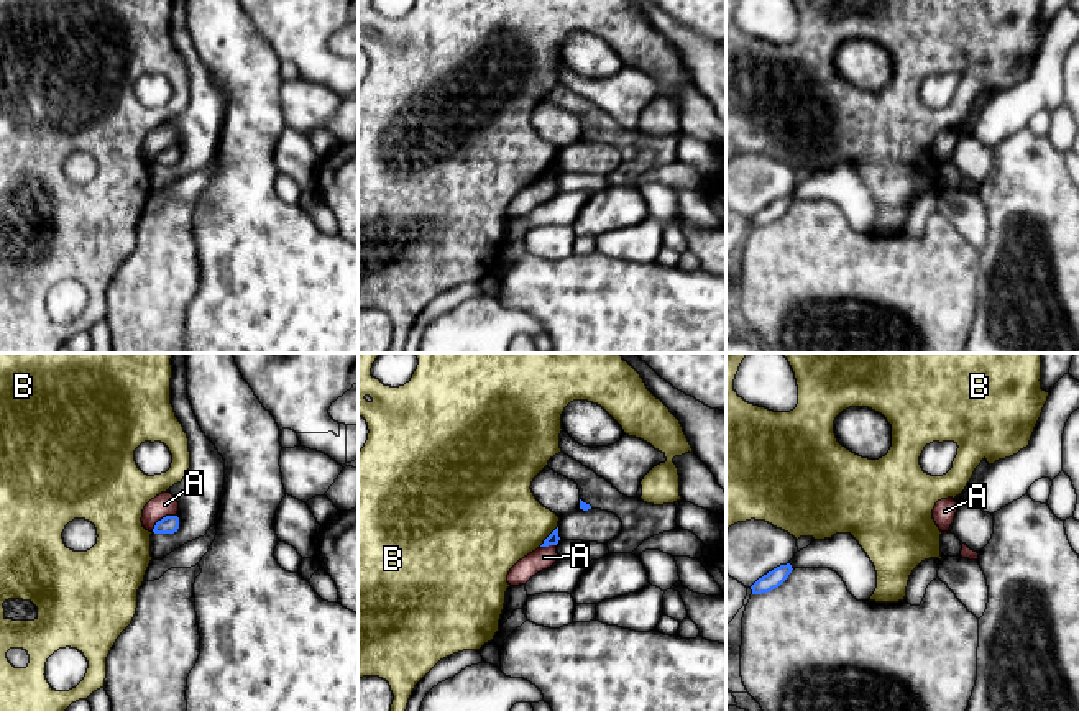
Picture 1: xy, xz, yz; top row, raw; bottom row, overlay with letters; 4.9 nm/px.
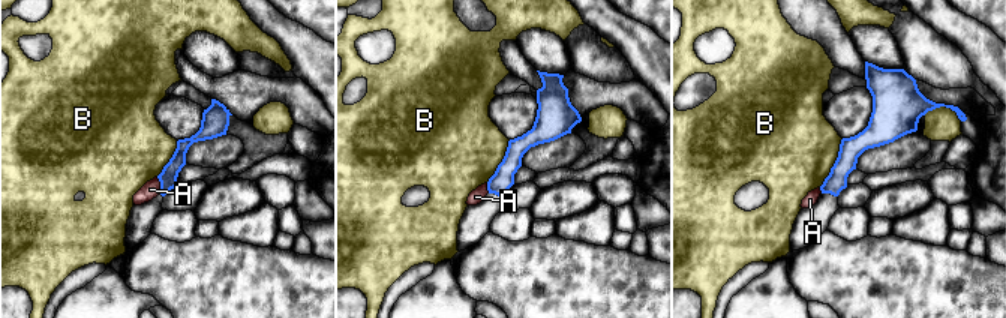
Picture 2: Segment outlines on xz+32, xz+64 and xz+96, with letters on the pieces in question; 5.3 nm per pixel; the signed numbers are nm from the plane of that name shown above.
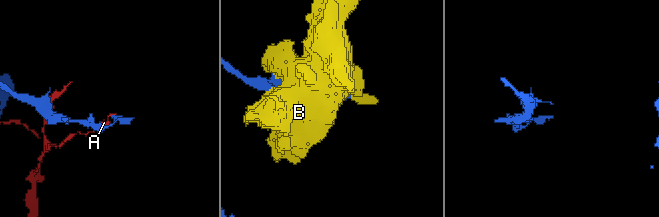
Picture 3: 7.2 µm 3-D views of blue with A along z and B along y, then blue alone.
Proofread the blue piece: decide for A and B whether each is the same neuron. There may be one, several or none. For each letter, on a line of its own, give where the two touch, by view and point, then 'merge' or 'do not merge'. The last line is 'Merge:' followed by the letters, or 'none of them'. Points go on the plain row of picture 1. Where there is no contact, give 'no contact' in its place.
A: xy (163, 150) | do not merge
B: xz (549, 168) | do not merge
Merge: none of them

